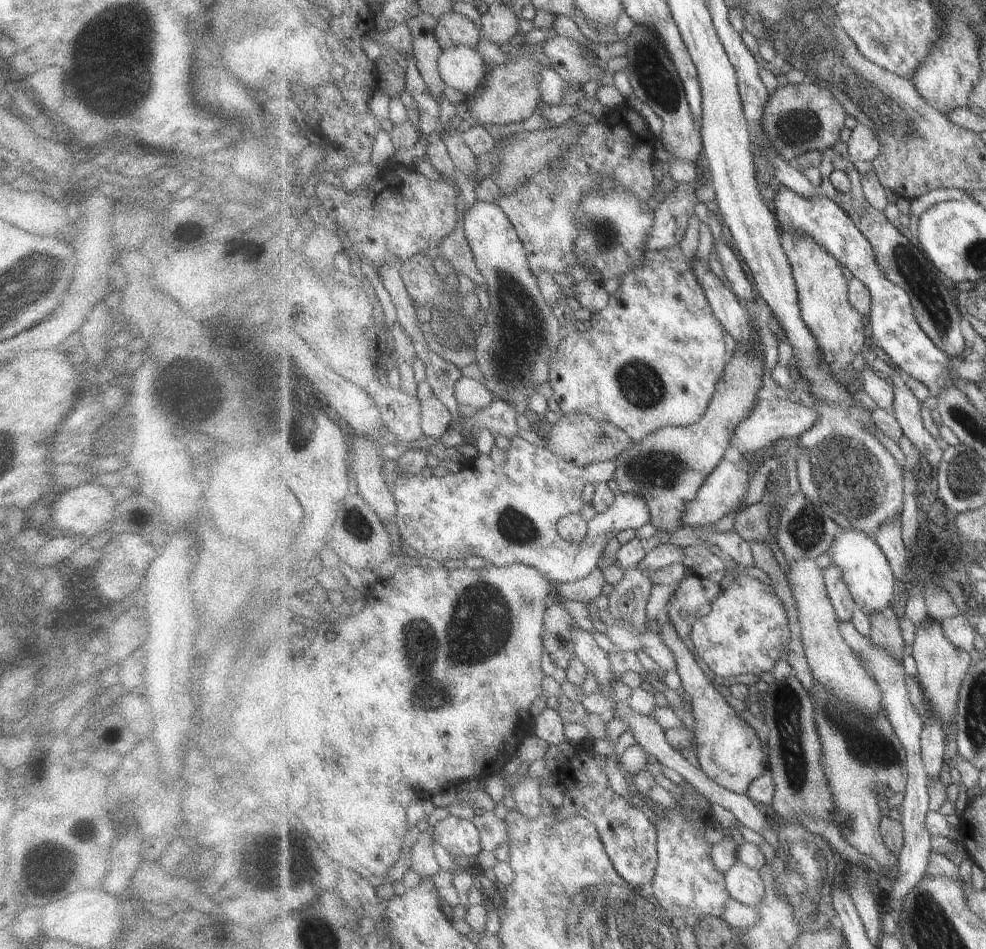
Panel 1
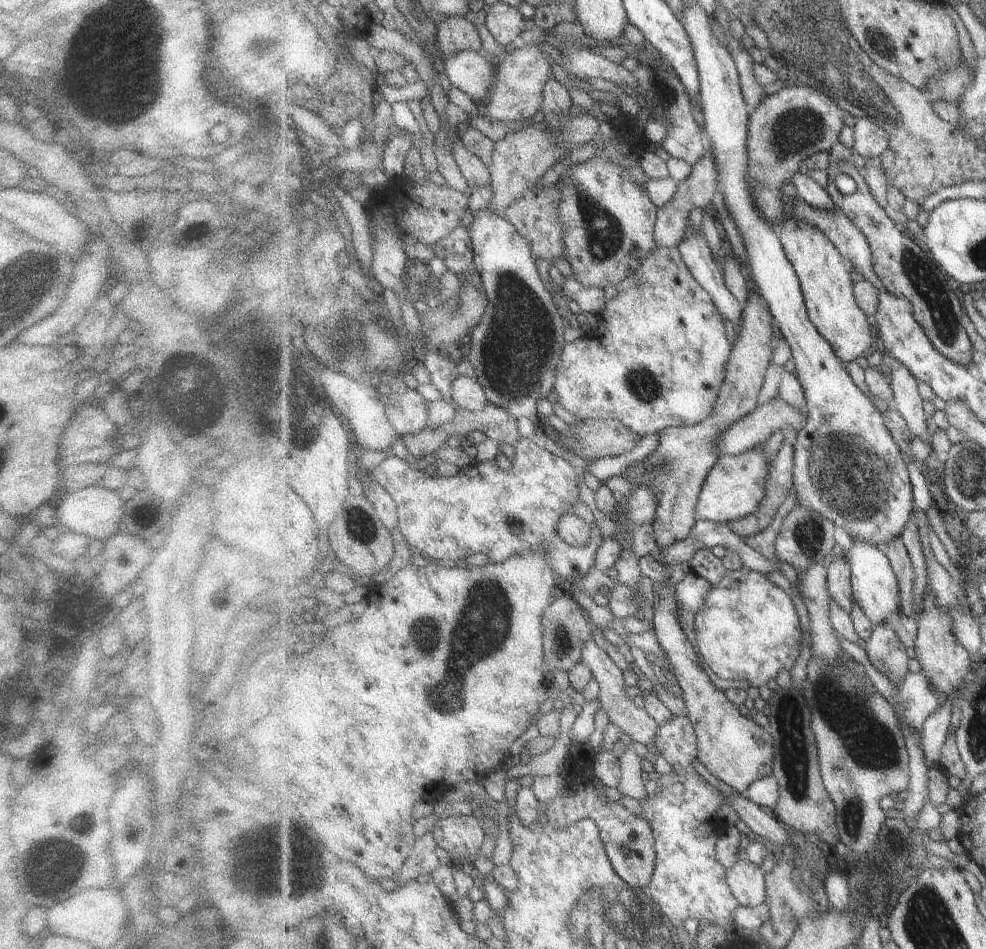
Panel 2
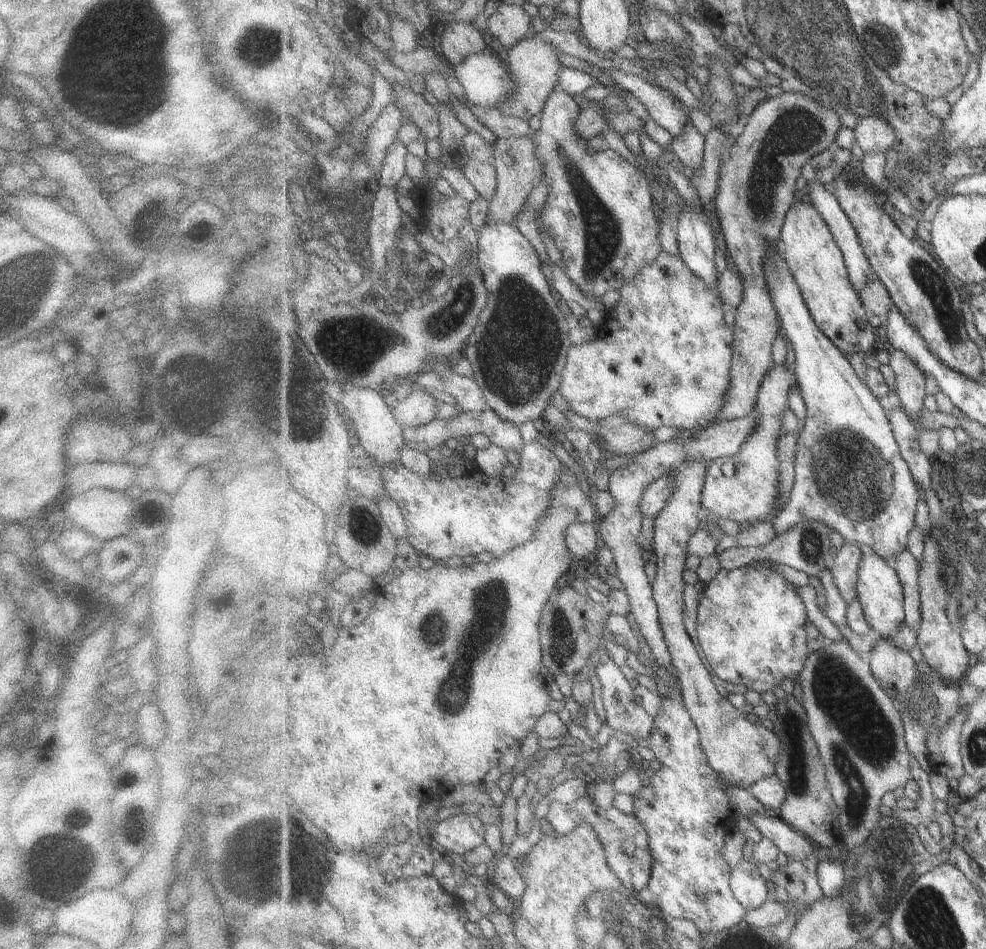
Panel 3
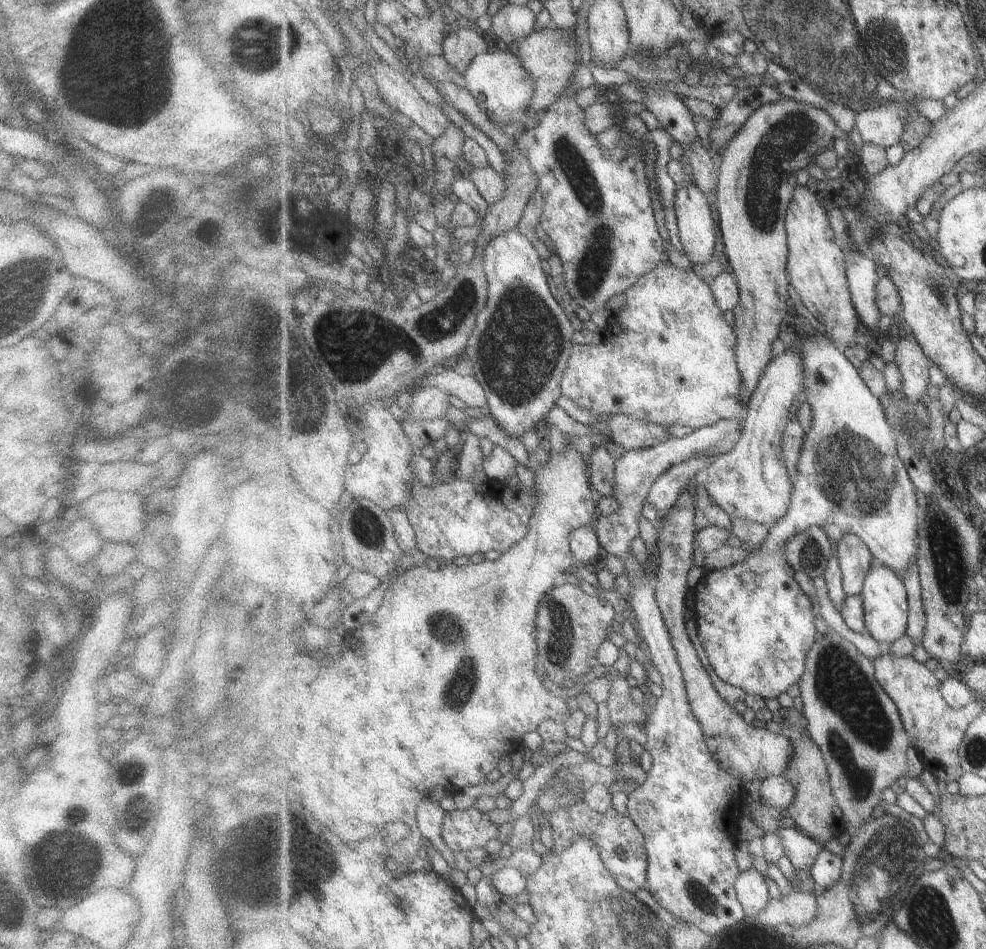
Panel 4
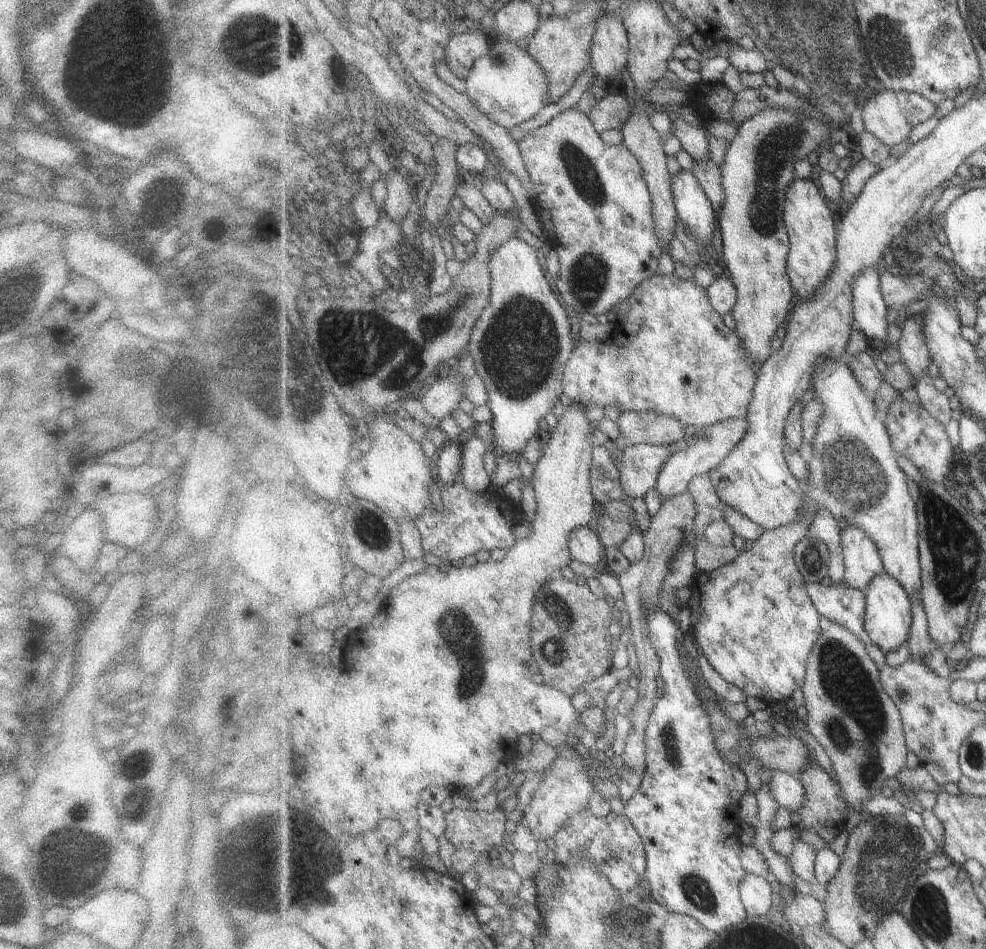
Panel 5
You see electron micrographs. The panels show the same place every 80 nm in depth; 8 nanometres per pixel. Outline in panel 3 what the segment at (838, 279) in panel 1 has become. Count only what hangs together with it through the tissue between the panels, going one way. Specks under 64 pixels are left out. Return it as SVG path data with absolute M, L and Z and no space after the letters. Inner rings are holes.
M802 194L797 196L794 205L789 209L778 248L792 270L817 326L845 354L868 354L877 340L877 330L871 326L860 294L852 285L844 251L840 249L834 232L818 208Z

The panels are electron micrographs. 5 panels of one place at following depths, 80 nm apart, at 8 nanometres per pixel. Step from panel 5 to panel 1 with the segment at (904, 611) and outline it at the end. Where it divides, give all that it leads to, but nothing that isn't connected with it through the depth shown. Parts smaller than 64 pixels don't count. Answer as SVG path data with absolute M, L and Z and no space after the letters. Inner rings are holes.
M843 529L840 536L836 537L827 552L833 565L839 567L844 574L845 582L852 591L857 604L862 606L869 615L885 610L897 598L898 578L893 572L892 563L884 550L876 543L873 536L869 536L857 529Z

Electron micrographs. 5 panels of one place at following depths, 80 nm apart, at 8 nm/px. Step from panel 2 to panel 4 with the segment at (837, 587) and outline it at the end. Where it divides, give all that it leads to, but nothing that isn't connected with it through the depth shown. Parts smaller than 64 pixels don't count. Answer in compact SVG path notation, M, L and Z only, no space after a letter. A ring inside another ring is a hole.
M845 533L838 542L838 559L843 571L846 596L864 589L865 579L874 565L874 554L865 541L853 533Z

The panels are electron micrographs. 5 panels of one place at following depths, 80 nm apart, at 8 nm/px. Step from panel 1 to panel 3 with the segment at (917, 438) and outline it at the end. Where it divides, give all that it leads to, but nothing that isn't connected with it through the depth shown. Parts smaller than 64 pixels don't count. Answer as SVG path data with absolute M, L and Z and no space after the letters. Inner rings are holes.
M897 350L891 351L889 366L896 376L895 393L900 405L916 423L924 409L923 400L927 394L925 371L906 352Z

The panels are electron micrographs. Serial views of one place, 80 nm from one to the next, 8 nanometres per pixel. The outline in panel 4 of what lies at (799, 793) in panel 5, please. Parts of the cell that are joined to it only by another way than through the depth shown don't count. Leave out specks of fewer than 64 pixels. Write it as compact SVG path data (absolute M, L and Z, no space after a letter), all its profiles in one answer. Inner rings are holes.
M773 775L762 780L757 799L785 812L796 801L797 787L785 775Z

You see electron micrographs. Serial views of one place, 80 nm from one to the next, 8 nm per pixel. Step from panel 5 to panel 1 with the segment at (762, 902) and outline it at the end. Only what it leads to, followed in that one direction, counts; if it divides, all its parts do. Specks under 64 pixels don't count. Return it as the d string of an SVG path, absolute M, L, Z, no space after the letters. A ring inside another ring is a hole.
M741 862L724 872L724 877L729 894L744 905L757 907L767 892L767 883L761 870Z

